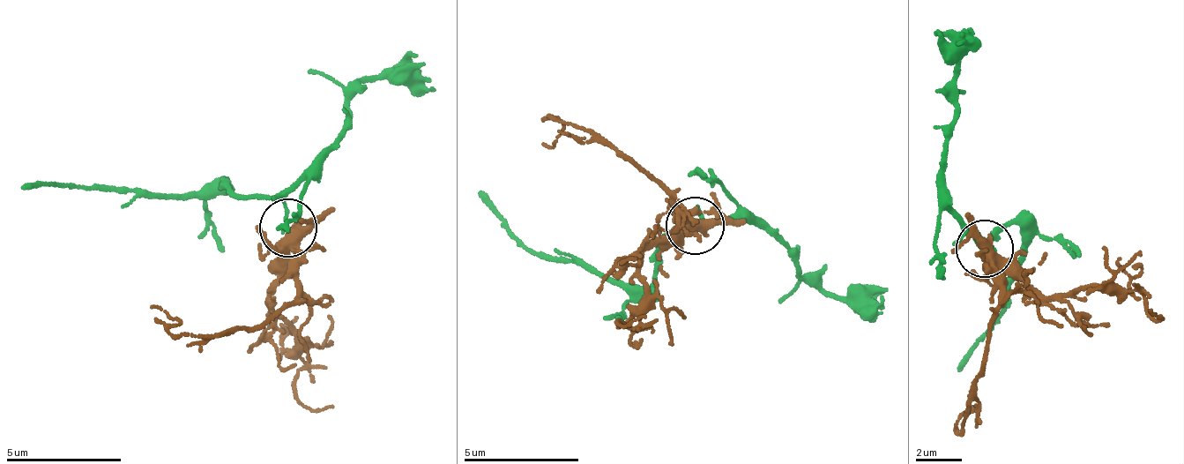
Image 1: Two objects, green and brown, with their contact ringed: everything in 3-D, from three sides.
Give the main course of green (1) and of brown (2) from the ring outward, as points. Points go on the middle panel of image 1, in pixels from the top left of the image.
1: (694, 225), (696, 229), (661, 245), (652, 280), (626, 290), (524, 246), (476, 190)
2: (699, 224), (670, 193), (563, 118), (545, 146)

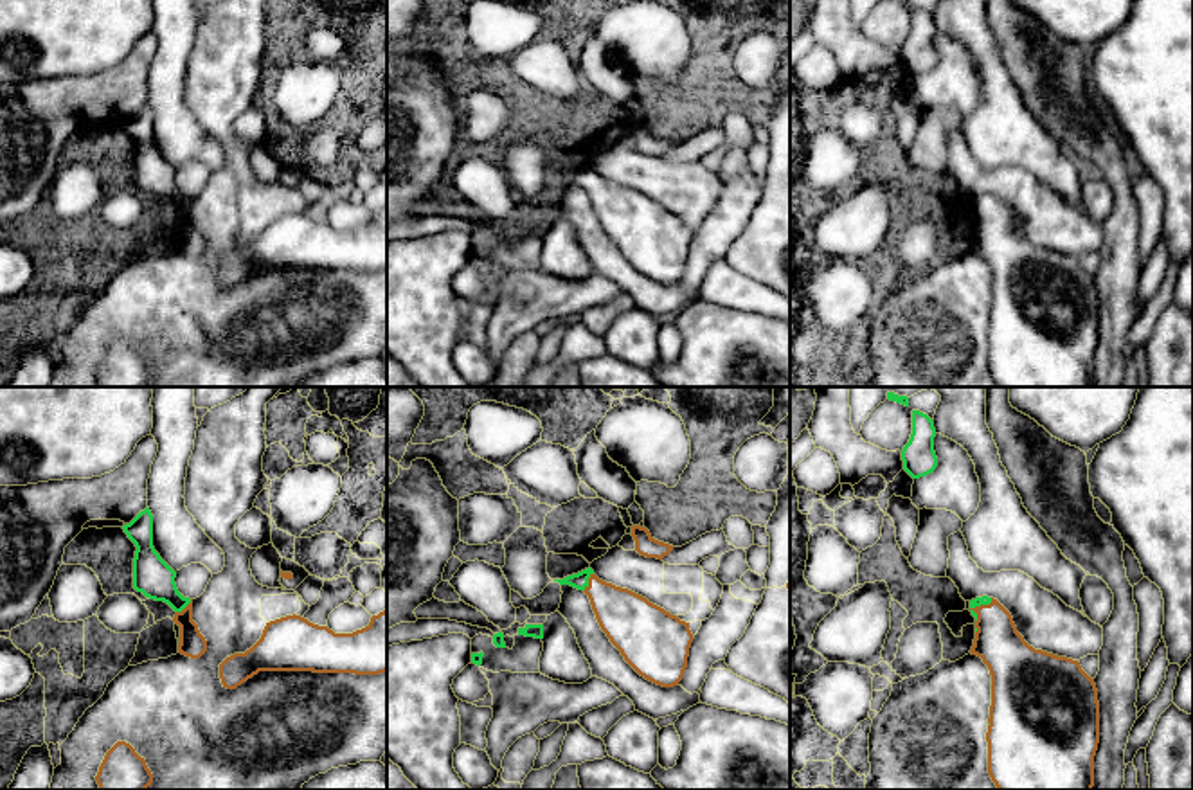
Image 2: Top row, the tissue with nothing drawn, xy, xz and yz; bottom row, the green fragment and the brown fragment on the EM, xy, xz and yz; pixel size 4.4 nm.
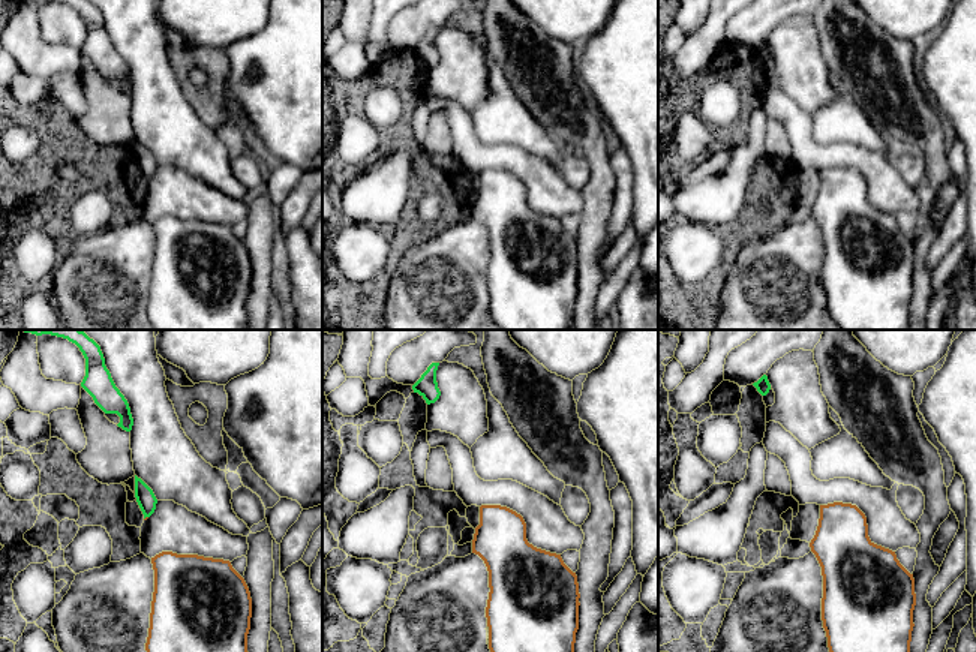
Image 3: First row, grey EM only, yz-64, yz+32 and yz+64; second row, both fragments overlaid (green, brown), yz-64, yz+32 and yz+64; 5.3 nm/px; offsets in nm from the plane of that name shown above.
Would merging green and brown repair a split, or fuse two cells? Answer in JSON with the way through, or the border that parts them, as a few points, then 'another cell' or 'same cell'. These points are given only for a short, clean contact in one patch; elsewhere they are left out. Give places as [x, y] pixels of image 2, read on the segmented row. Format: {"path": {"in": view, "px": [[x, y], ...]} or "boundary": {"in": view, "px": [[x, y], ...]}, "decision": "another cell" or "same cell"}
{"decision": "another cell"}

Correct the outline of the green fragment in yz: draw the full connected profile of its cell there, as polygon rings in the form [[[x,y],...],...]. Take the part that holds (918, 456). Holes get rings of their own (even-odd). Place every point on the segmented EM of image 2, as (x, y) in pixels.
[[[912,410],[912,434],[901,450],[903,470],[912,479],[925,477],[936,470],[934,437],[934,421],[927,414]]]

